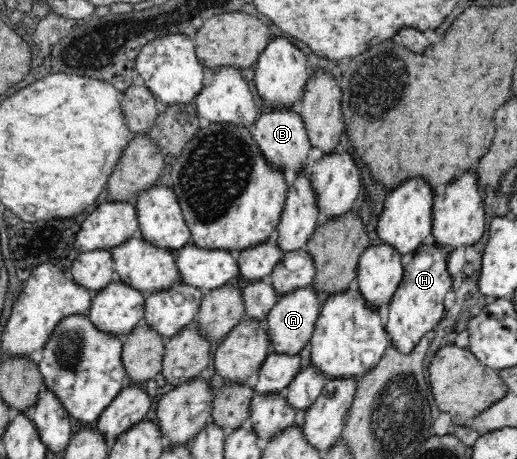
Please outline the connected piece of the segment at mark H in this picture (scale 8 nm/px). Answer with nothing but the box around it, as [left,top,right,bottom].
[384,245,453,355]

